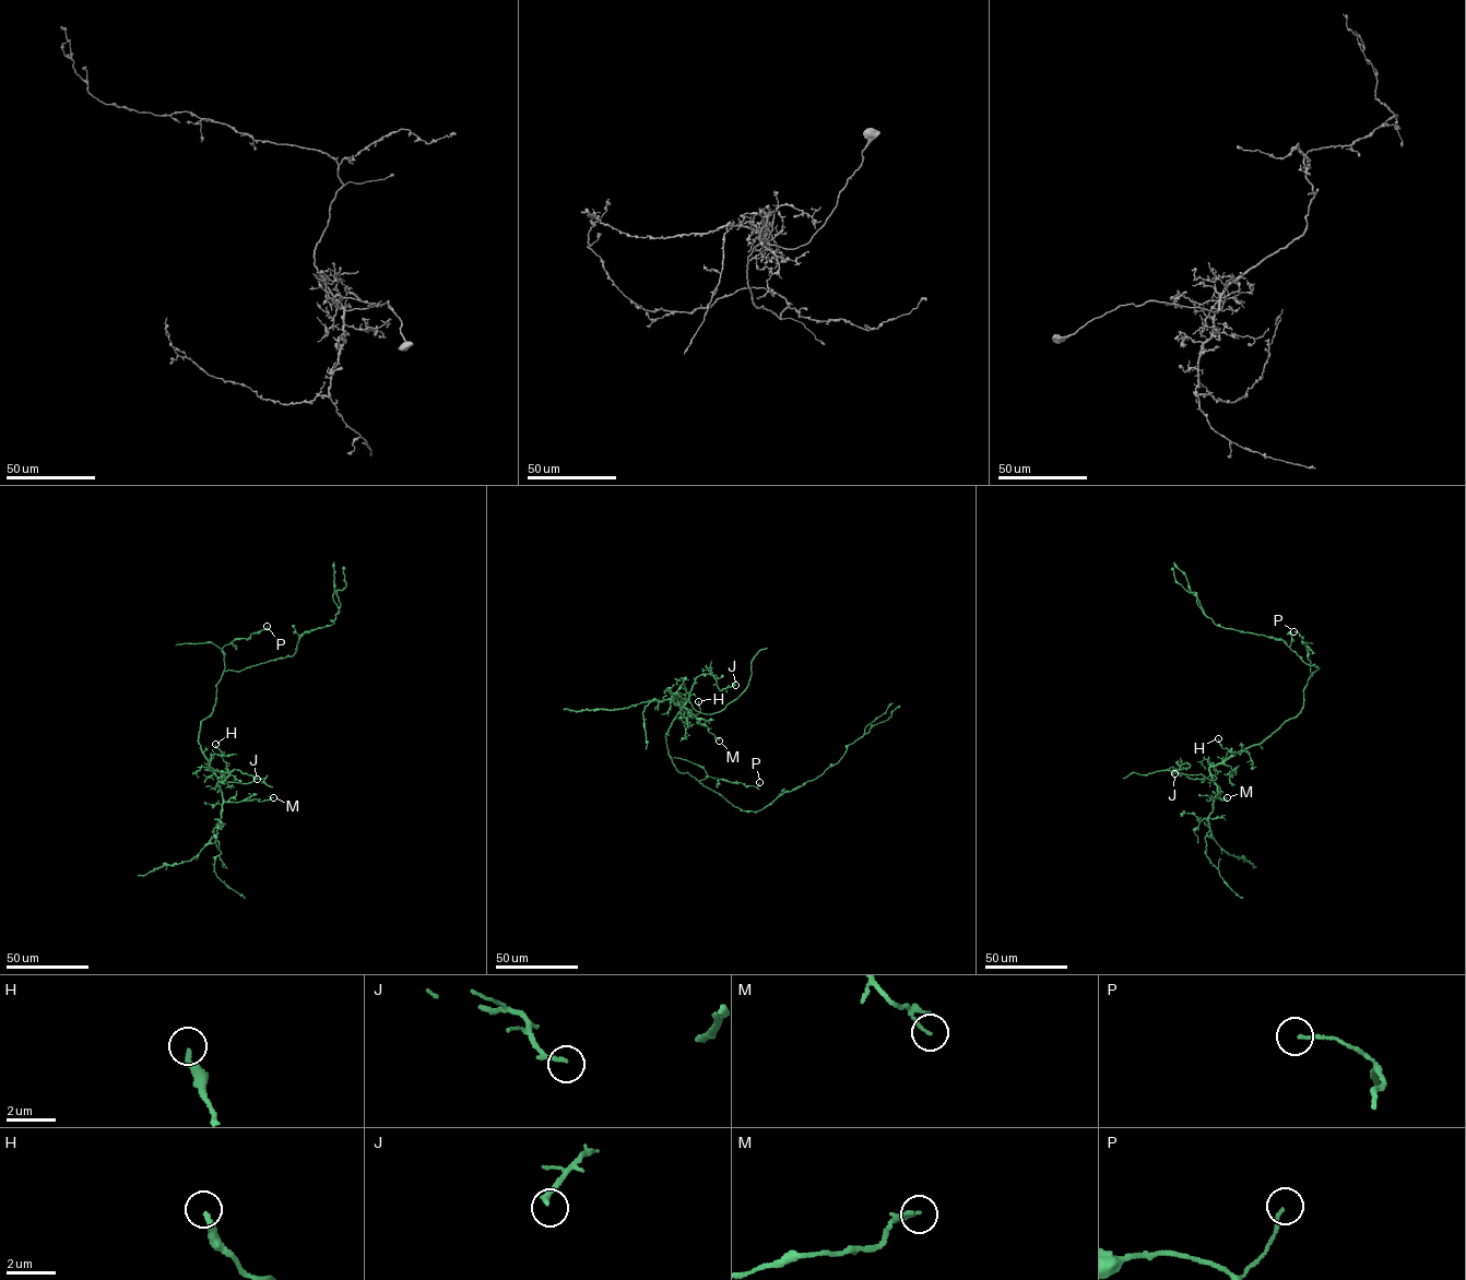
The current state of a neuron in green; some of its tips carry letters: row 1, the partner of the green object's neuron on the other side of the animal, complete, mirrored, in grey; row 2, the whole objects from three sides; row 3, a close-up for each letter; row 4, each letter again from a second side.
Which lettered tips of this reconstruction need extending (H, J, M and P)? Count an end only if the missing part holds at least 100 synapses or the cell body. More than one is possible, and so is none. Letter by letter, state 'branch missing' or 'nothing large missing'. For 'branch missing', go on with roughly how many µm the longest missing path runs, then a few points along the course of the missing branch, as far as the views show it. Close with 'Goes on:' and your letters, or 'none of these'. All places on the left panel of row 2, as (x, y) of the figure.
H: nothing large missing
J: nothing large missing
M: nothing large missing
P: nothing large missing
Goes on: none of these

